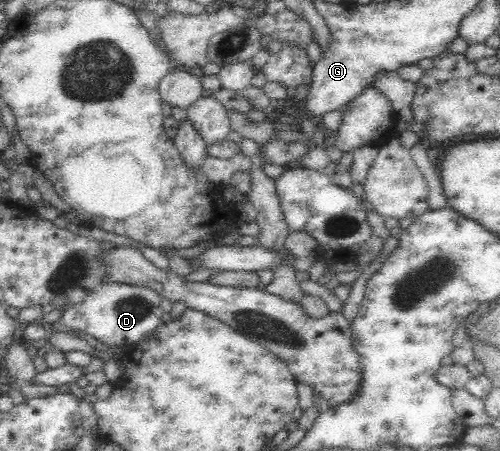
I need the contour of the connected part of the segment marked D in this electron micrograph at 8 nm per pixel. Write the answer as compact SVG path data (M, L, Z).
M104 278L102 283L86 289L82 299L68 305L64 315L49 326L50 330L82 330L98 343L106 346L131 346L138 343L147 331L154 329L162 321L163 313L160 306L163 299L160 292L151 285L137 285L136 283L121 283Z

